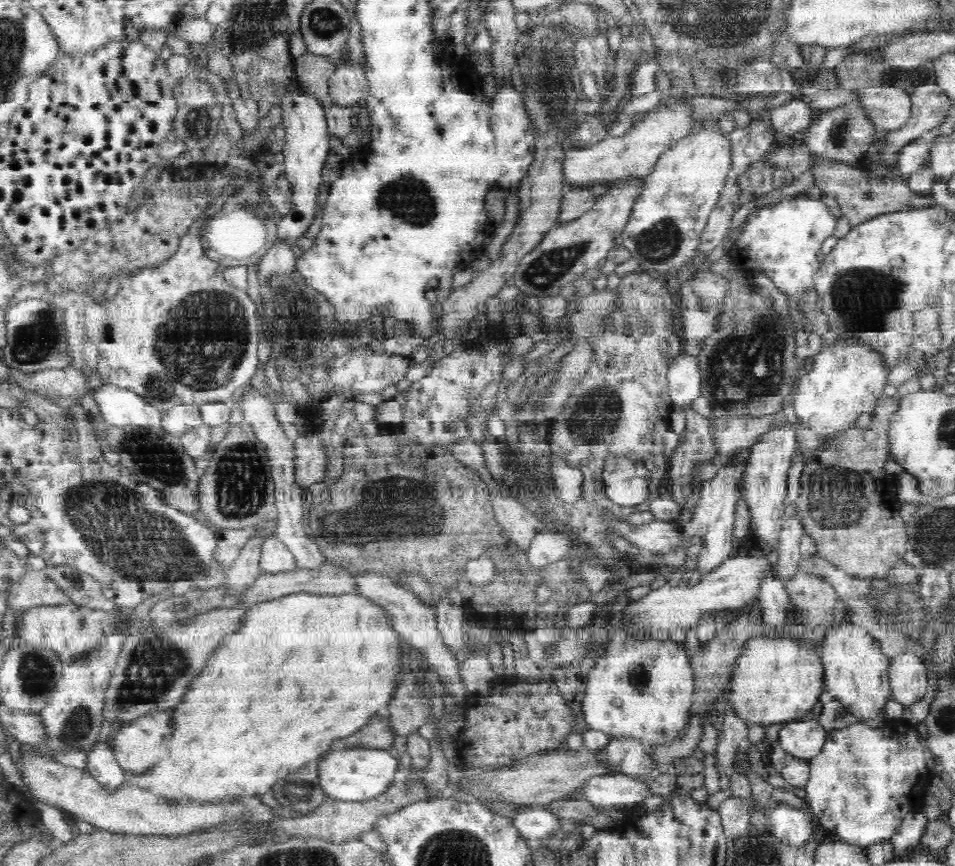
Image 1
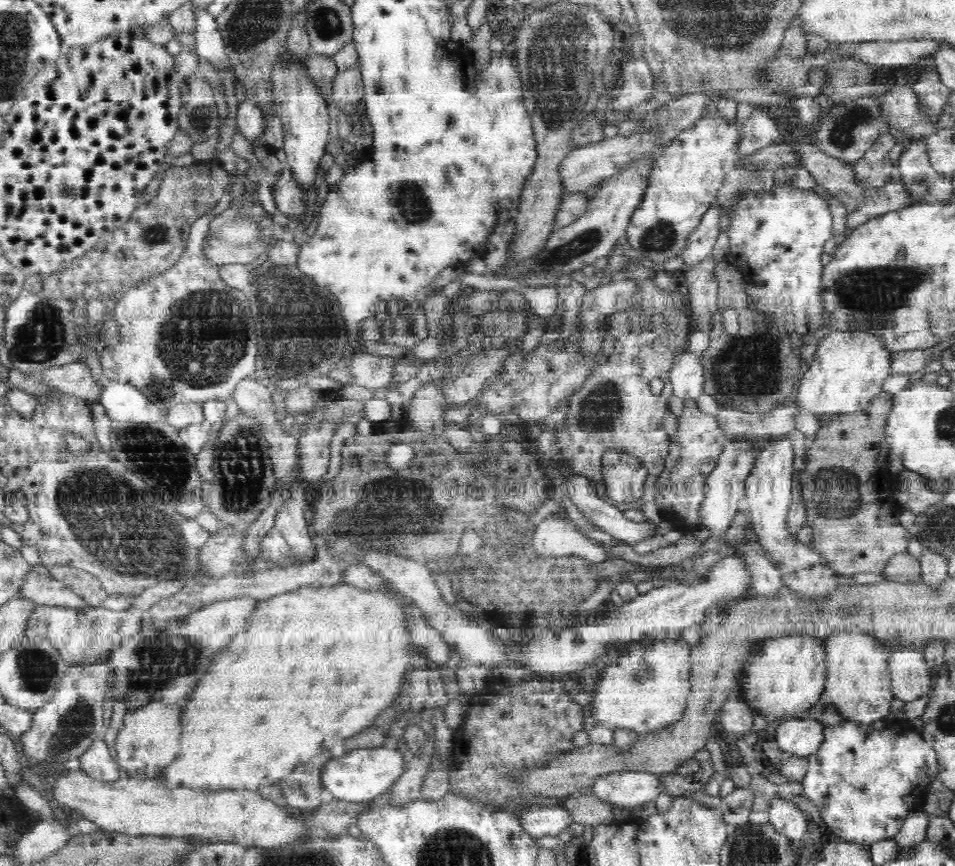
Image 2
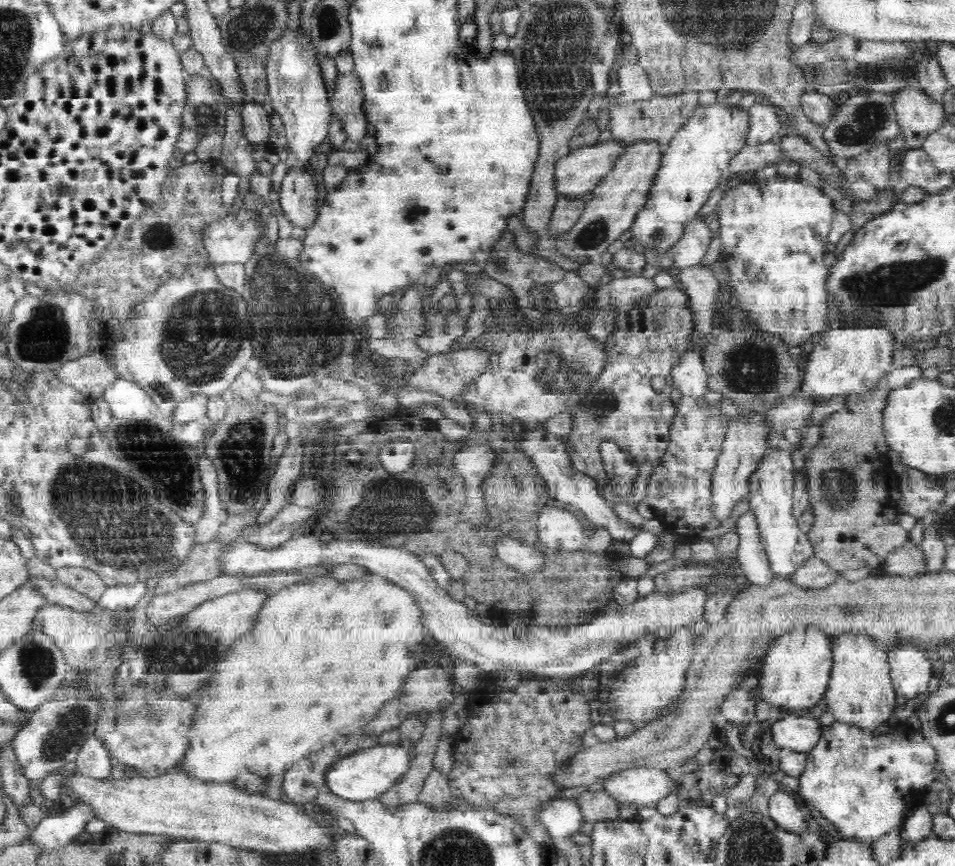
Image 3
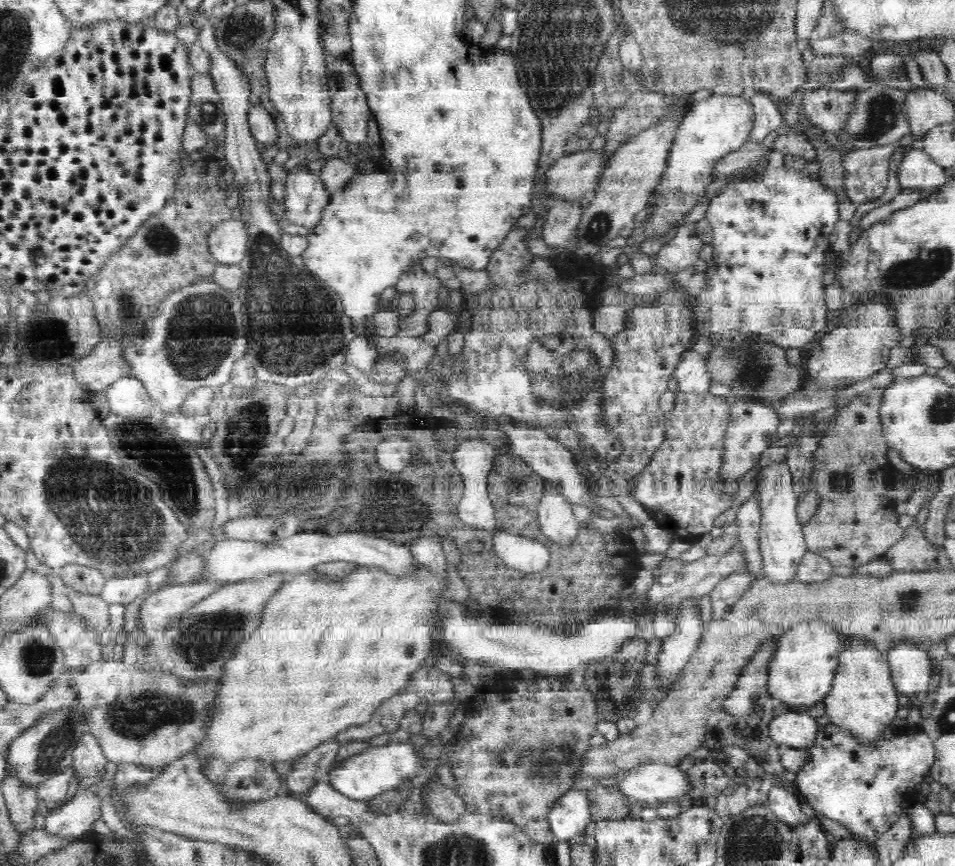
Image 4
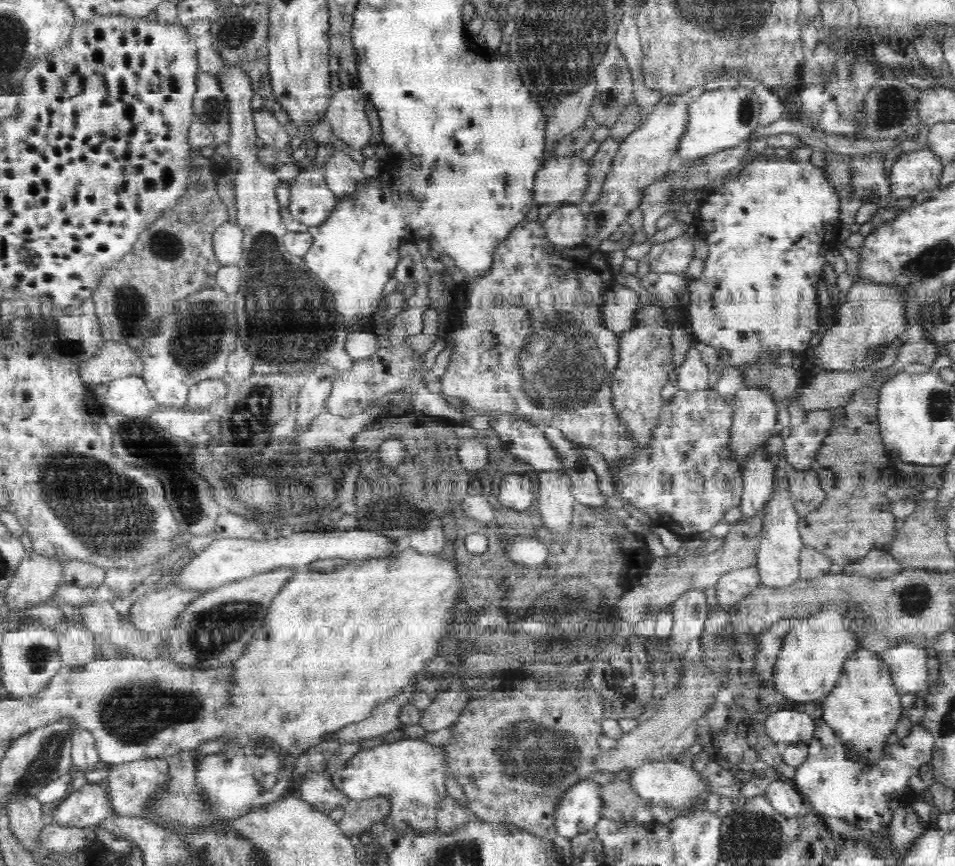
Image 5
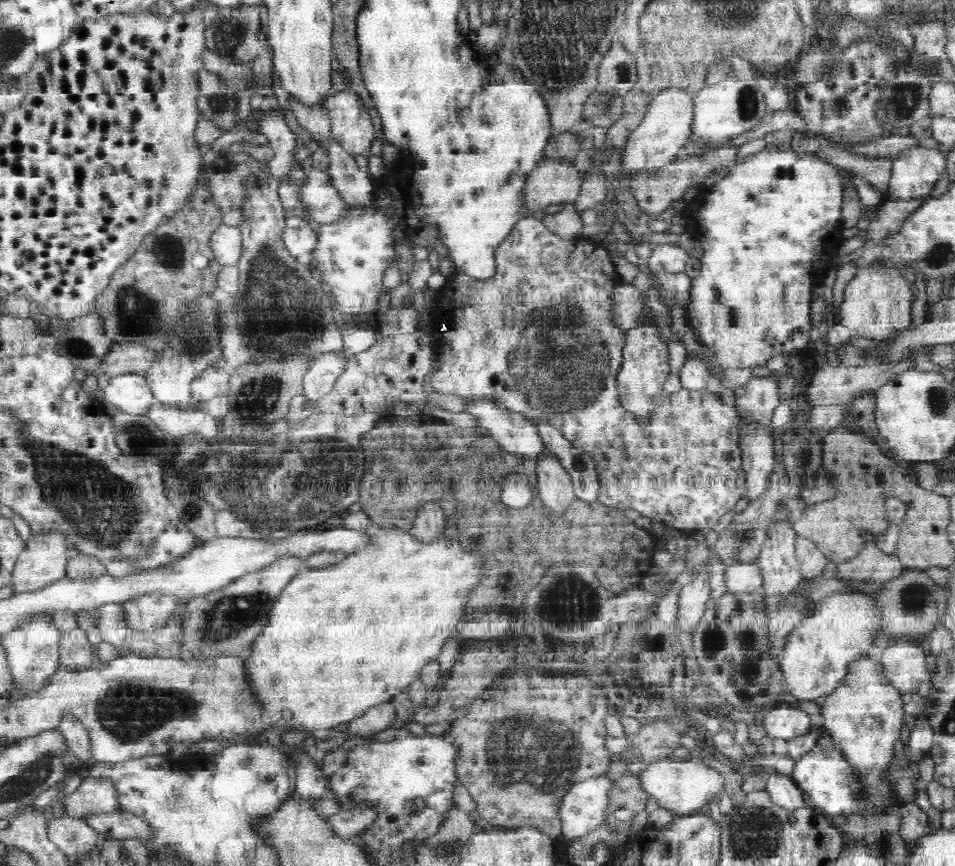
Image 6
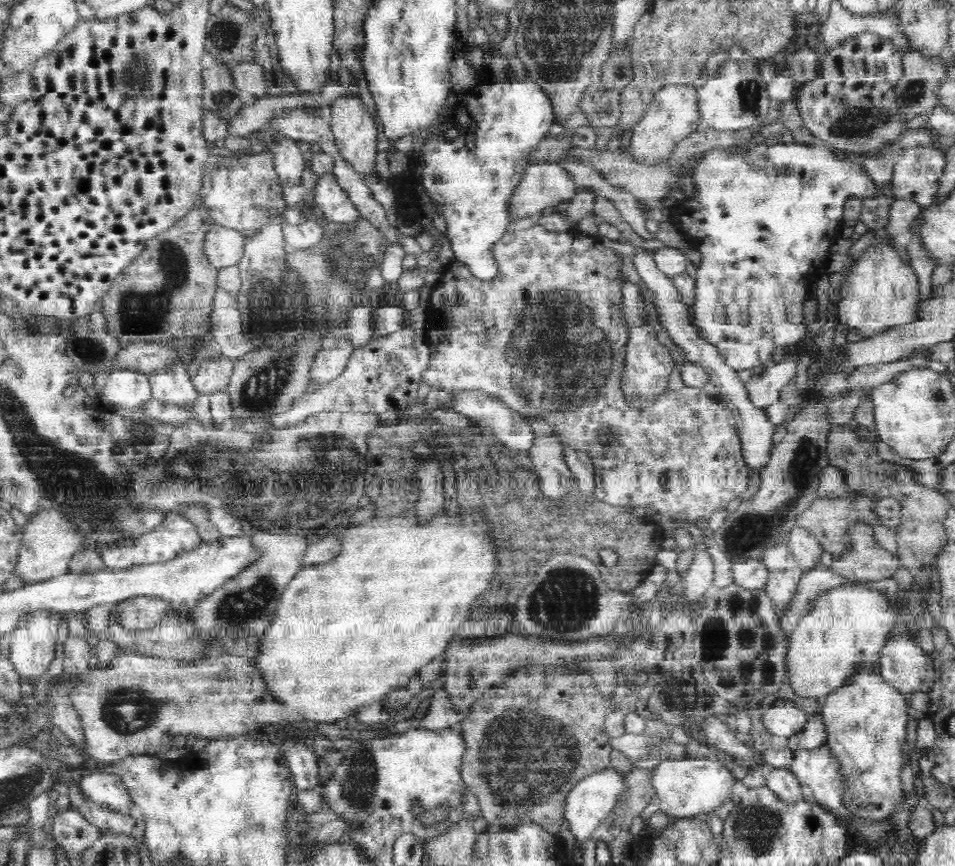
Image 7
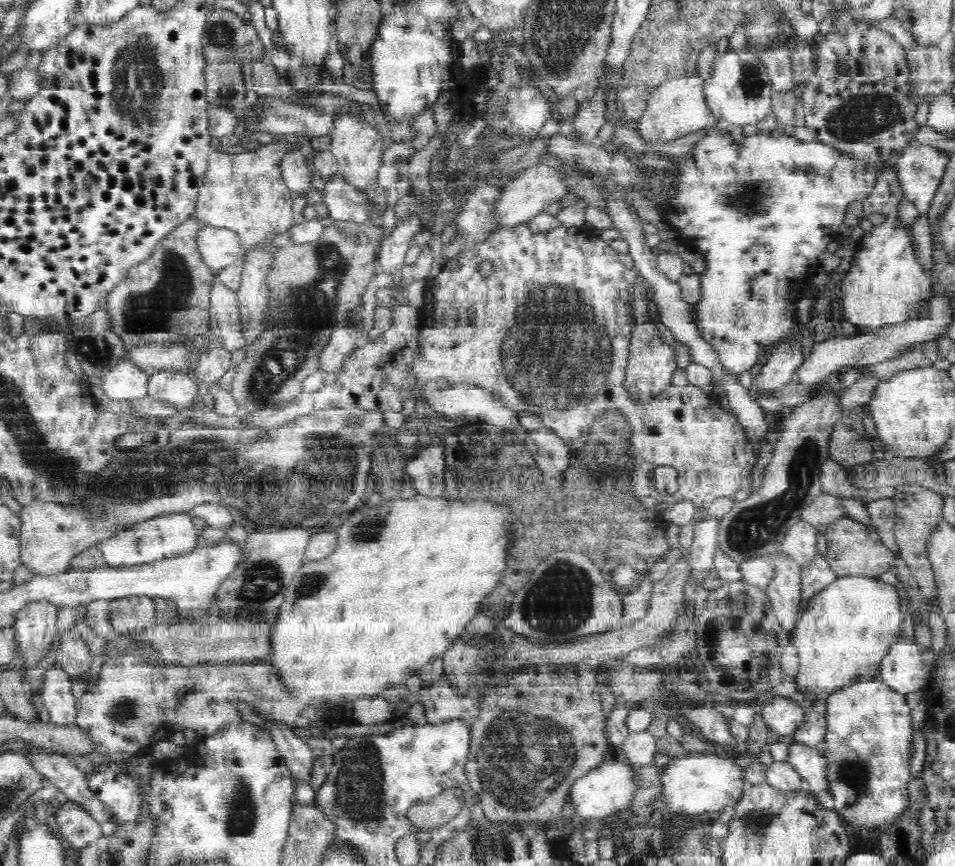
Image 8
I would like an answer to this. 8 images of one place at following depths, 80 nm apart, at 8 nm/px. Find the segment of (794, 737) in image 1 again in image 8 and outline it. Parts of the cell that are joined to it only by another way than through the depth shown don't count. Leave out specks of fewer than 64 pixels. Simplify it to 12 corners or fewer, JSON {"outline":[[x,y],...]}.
{"outline":[[784,696],[764,704],[763,721],[778,735],[793,734],[805,710]]}

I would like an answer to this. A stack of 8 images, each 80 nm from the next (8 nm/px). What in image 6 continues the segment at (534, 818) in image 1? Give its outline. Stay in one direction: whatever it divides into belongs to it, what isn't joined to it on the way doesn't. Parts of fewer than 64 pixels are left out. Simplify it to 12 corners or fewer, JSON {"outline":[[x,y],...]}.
{"outline":[[606,773],[577,782],[560,814],[568,840],[606,820],[610,791]]}

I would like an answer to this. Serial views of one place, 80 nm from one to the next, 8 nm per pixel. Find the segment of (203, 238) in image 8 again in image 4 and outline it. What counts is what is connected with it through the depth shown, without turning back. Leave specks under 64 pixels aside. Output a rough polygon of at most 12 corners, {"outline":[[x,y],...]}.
{"outline":[[236,217],[222,220],[209,238],[219,263],[239,264],[247,236]]}

